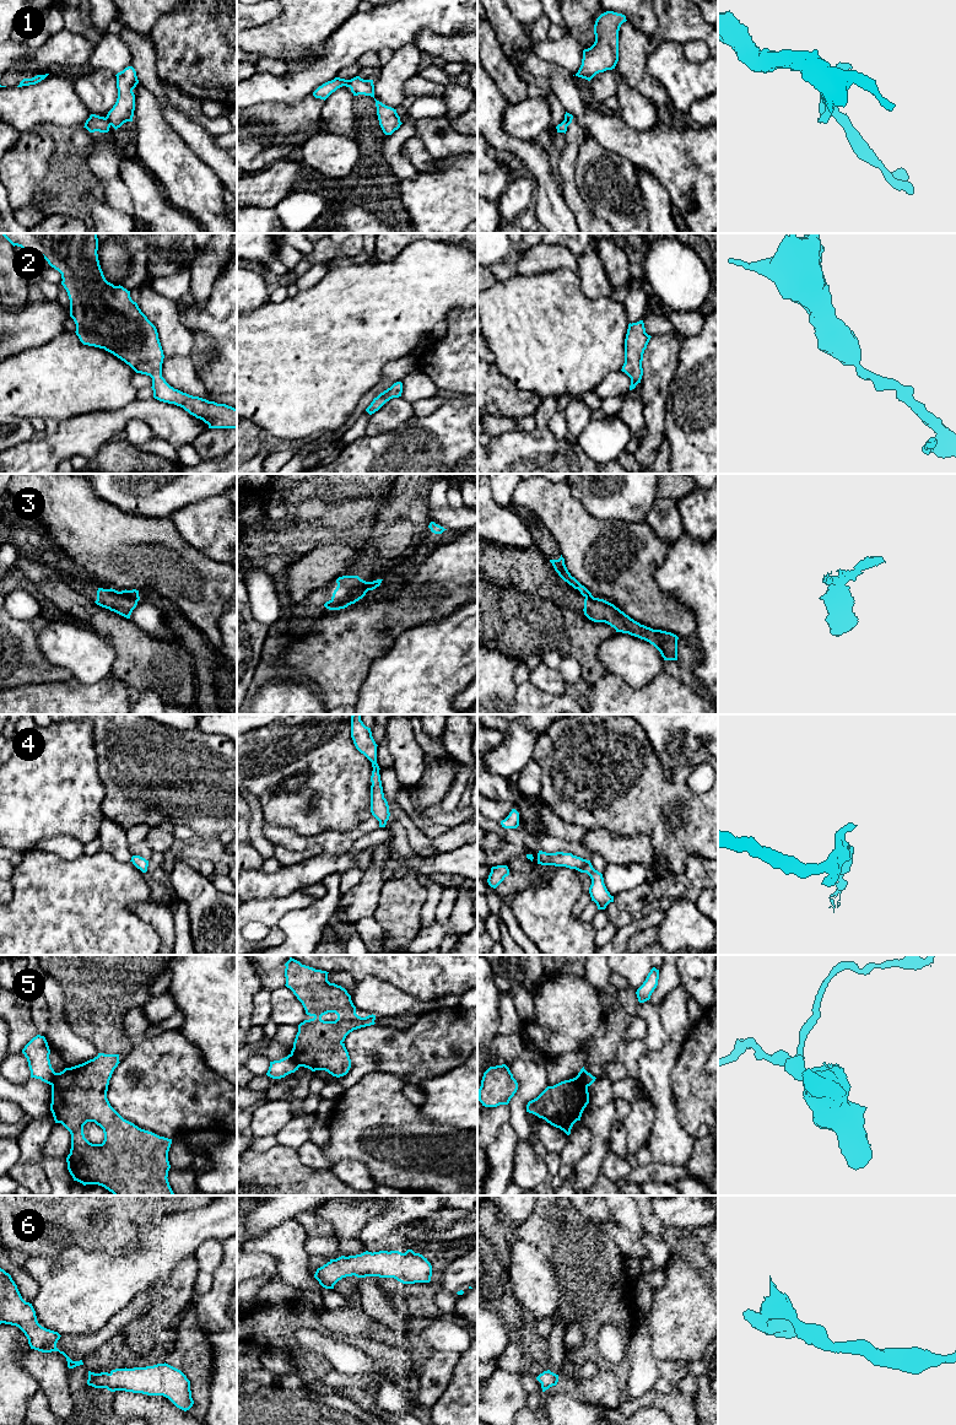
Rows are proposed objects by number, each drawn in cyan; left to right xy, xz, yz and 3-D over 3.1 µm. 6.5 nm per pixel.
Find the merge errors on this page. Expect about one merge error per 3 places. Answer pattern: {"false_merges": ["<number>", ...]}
{"false_merges": ["1", "3", "5"]}

